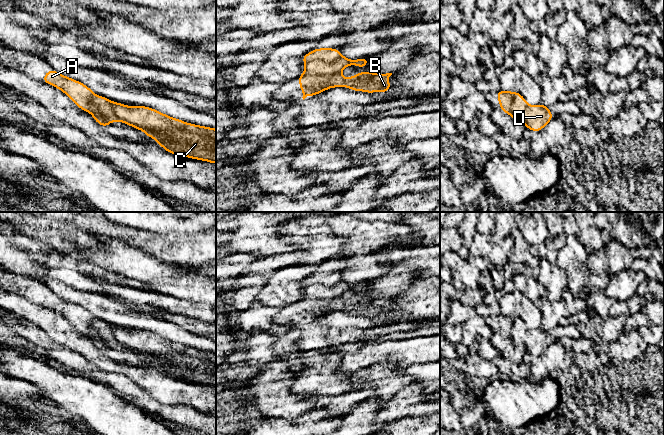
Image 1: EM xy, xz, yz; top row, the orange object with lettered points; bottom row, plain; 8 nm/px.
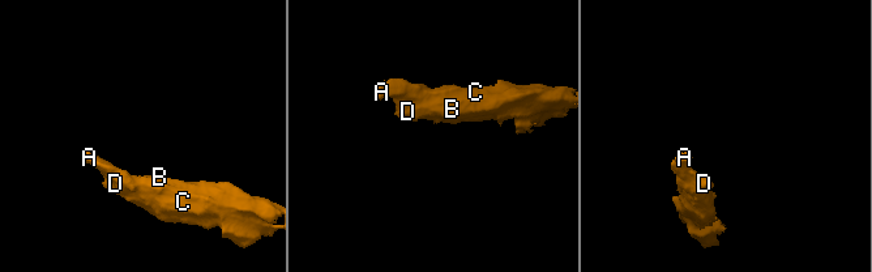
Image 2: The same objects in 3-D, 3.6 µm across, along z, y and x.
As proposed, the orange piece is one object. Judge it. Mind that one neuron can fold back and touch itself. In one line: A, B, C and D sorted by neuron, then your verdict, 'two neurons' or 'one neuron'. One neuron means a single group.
A / B C D | two neurons

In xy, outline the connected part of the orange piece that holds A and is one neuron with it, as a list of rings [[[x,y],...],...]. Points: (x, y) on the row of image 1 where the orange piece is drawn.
[[[51,68],[43,76],[42,81],[64,92],[83,111],[90,112],[91,108],[94,107],[109,123],[113,120],[115,123],[120,121],[115,117],[113,102],[106,96],[96,95],[87,85],[80,81],[66,77]]]

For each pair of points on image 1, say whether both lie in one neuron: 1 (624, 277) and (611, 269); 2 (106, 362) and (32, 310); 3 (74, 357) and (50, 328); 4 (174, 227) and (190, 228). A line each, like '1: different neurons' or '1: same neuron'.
1: different neurons
2: same neuron
3: different neurons
4: same neuron

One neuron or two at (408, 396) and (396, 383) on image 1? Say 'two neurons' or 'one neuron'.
two neurons

